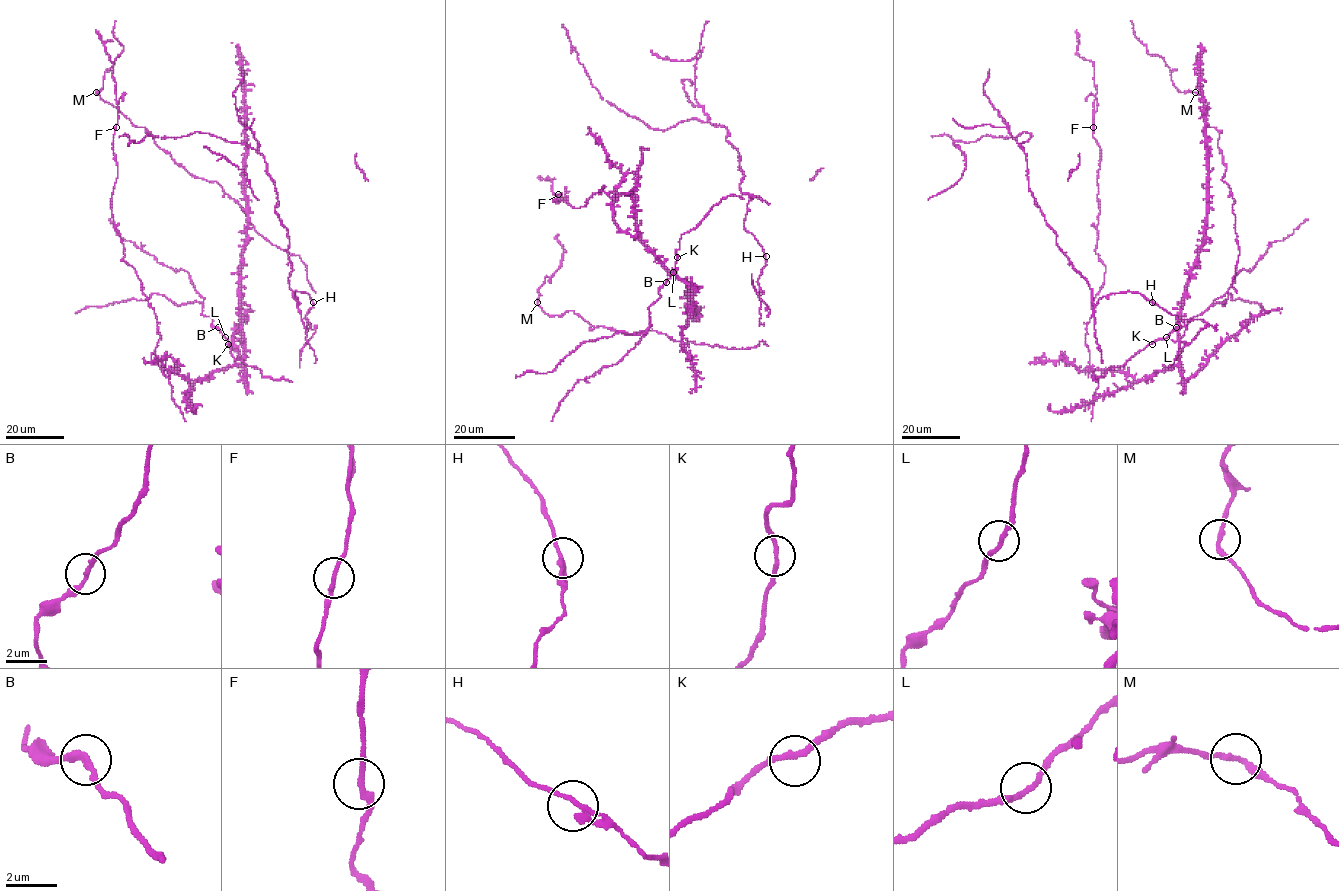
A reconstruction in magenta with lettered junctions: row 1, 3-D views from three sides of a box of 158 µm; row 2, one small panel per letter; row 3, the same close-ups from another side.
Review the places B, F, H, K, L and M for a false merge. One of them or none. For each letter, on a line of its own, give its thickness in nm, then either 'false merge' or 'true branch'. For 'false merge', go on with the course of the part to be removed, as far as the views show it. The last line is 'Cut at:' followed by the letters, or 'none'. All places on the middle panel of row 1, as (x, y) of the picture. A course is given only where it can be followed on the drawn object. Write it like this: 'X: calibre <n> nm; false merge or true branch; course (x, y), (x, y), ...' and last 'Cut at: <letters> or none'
B: calibre 240 nm; true branch
F: calibre 240 nm; true branch
H: calibre 220 nm; true branch
K: calibre 200 nm; true branch
L: calibre 220 nm; true branch
M: calibre 240 nm; true branch
Cut at: none

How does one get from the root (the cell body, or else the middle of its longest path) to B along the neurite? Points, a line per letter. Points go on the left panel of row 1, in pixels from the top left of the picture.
B: (228, 343), (218, 328)

